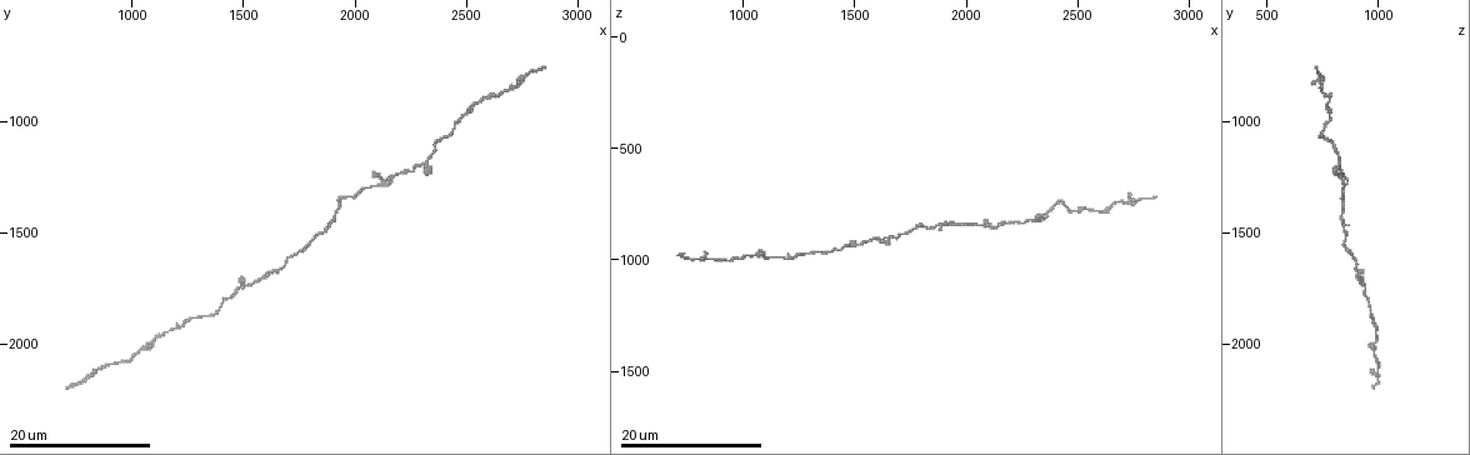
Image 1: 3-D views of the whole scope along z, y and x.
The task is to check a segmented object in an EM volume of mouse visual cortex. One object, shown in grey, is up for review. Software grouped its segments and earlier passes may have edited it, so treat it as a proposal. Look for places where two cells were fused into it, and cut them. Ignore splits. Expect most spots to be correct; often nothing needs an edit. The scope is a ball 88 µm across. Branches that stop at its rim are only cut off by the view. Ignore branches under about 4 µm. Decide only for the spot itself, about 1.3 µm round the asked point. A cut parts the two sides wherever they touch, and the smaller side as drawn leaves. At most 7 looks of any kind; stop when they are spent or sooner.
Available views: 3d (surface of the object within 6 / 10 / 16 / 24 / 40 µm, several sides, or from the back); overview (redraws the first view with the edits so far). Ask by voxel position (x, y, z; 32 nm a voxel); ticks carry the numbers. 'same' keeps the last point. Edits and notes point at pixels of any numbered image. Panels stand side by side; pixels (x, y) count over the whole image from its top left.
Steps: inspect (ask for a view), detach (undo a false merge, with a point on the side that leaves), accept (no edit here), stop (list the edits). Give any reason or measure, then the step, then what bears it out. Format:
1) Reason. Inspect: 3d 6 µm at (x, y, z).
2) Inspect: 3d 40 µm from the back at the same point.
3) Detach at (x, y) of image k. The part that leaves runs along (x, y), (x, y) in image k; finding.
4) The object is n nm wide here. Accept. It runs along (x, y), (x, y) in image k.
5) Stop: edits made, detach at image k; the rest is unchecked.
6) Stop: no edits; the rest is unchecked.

Sudden change in width. Inspect: 3d 16 µm at (2650, 880, 770).

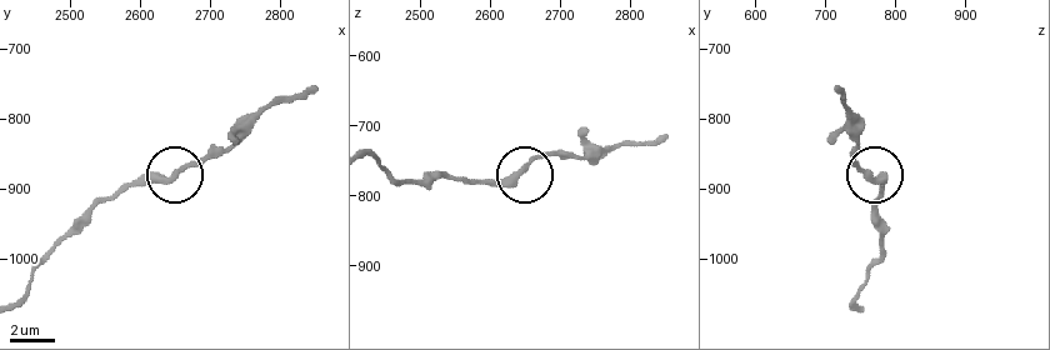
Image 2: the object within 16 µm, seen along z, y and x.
Zoom in. Inspect: 3d 6 µm at (2650, 880, 760).

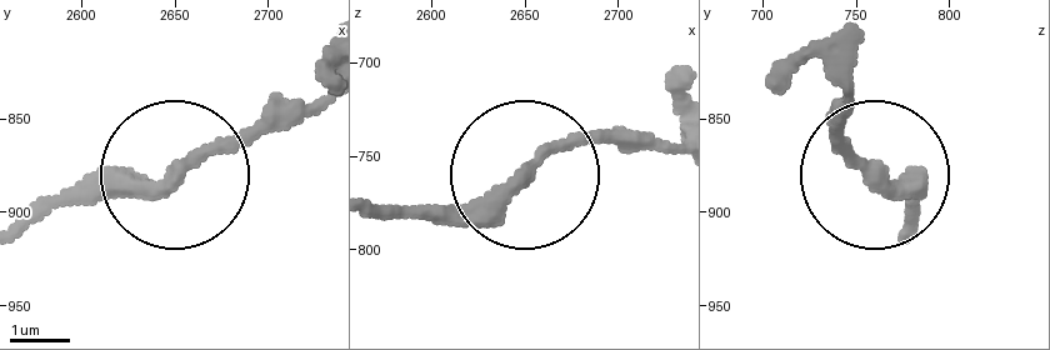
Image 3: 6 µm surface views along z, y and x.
Accept. It runs along (21, 233), (171, 183), (285, 109) in image 3; all the same cell.

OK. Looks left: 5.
Calibre changes. Inspect: 3d 16 µm at (2410, 1060, 730).

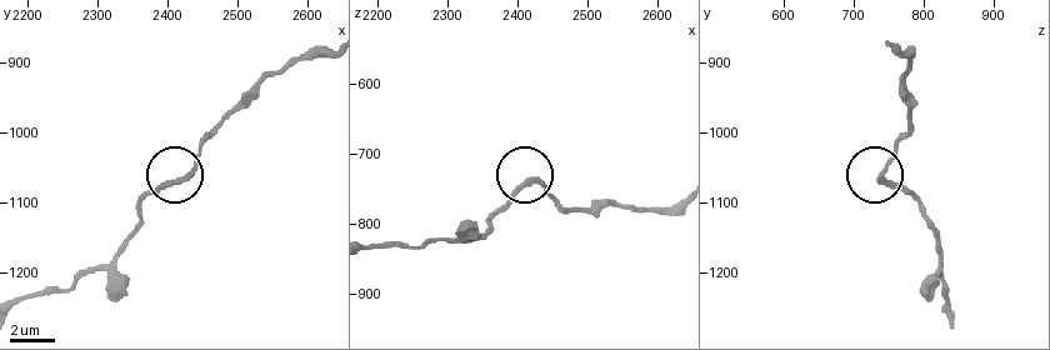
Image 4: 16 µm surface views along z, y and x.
Inspect: 3d 6 µm at (2415, 1070, 740).

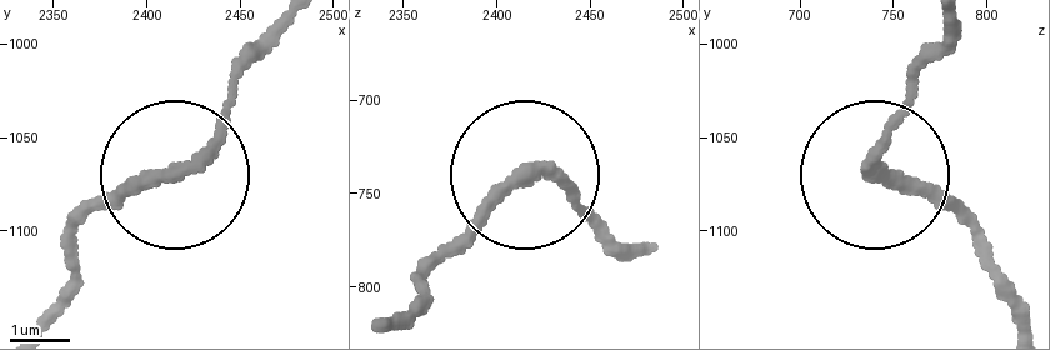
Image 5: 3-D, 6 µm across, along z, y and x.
Inspect: 3d 6 µm from the back at (2416, 1068, 742).

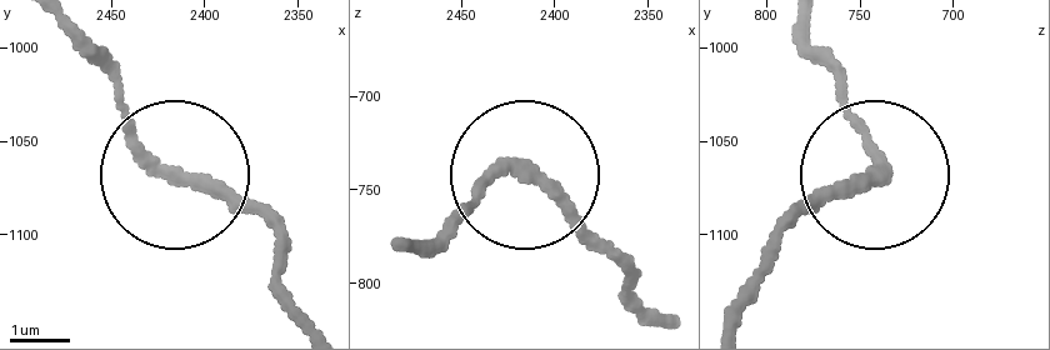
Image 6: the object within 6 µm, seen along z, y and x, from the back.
Accept. It runs along (309, 320), (264, 230), (145, 141), (60, 26) in image 6; continuous, no second cell.

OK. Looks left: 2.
Three-way junction. Inspect: 3d 16 µm at (2120, 1290, 860).

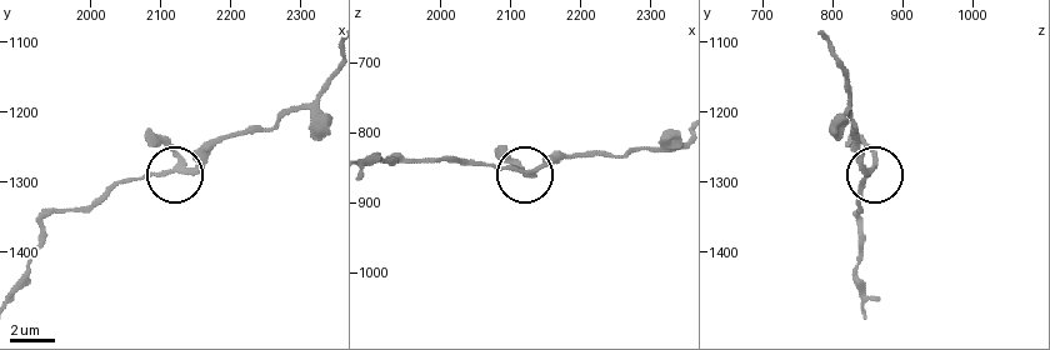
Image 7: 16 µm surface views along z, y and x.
Inspect: 3d 10 µm at (2125, 1285, 855).

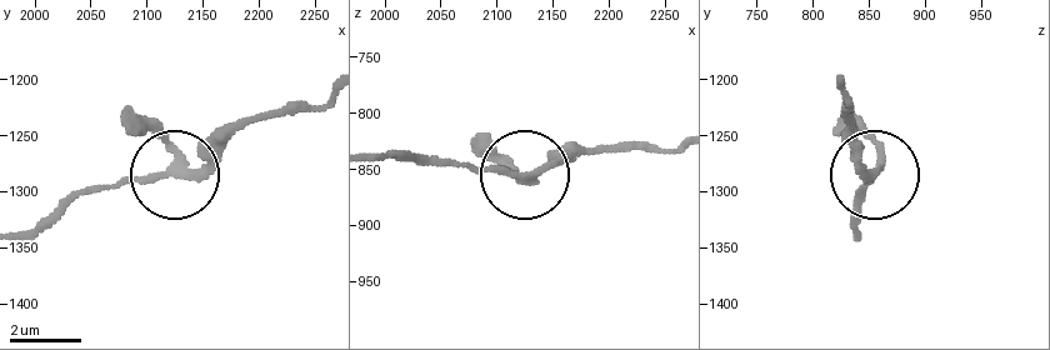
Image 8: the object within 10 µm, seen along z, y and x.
3 arms meet here. Accept. It runs along (25, 234), (53, 225), (89, 193), (196, 168), (246, 120) in image 8; all the same cell.

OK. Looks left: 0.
Stop: no edits; the rest is unchecked.

